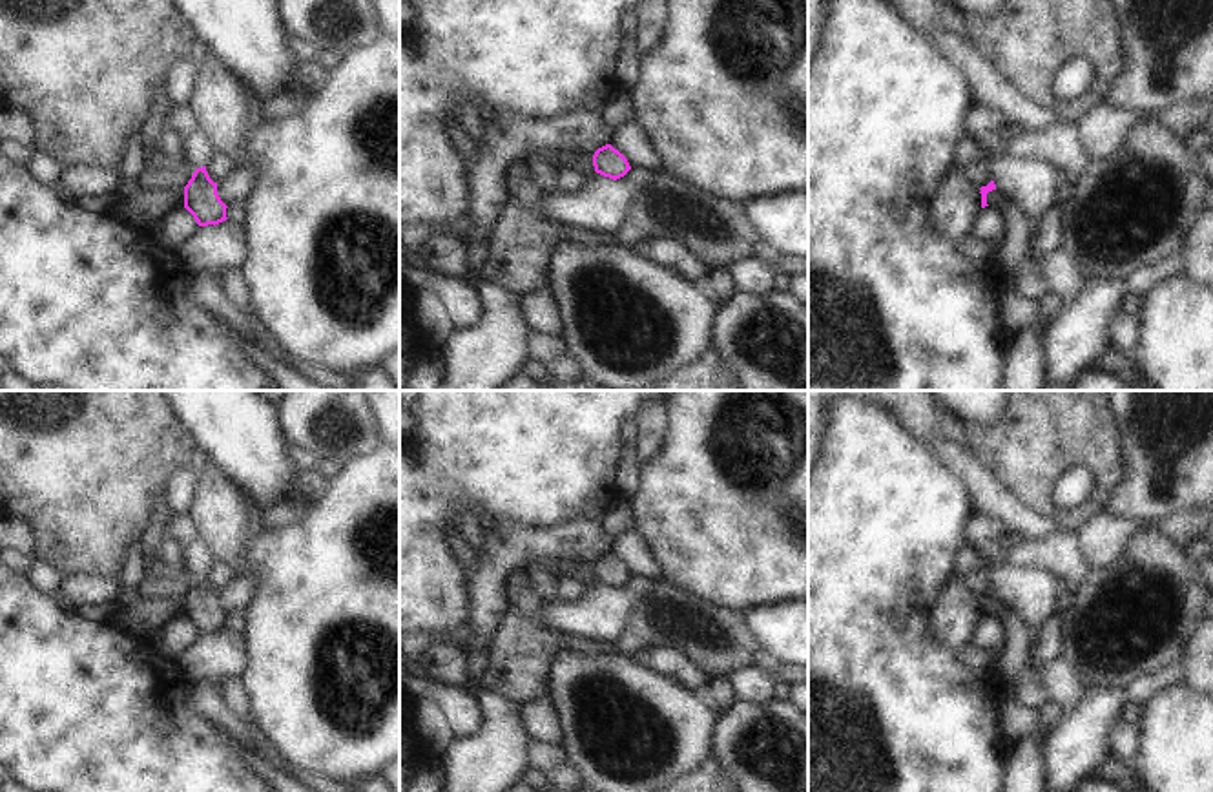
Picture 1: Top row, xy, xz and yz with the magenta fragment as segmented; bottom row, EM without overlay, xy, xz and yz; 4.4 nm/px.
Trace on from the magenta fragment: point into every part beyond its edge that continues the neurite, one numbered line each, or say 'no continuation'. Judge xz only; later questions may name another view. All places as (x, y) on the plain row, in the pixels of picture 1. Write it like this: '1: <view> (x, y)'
no continuation

